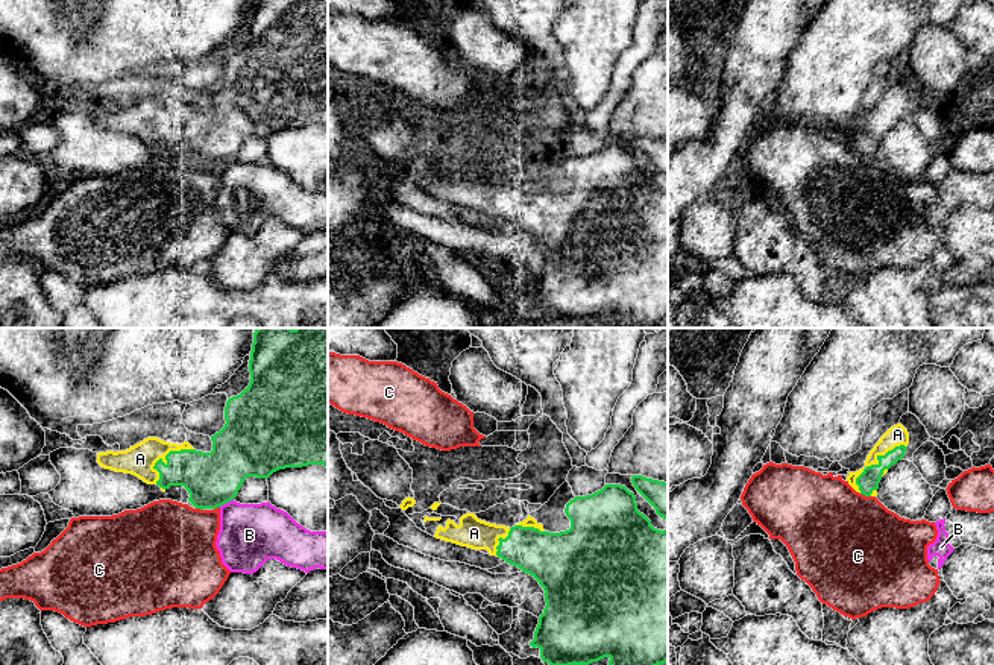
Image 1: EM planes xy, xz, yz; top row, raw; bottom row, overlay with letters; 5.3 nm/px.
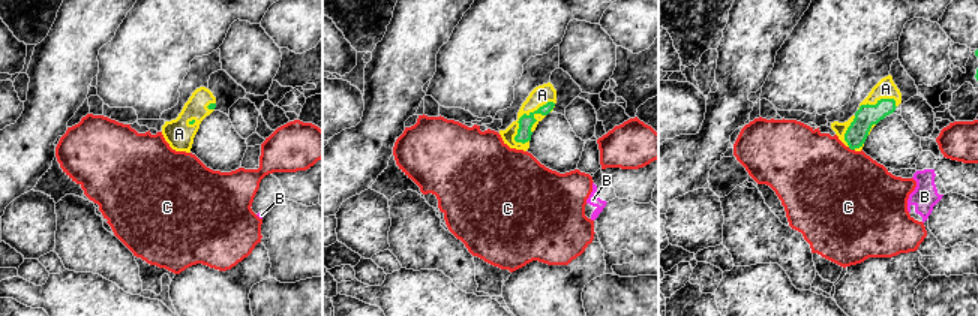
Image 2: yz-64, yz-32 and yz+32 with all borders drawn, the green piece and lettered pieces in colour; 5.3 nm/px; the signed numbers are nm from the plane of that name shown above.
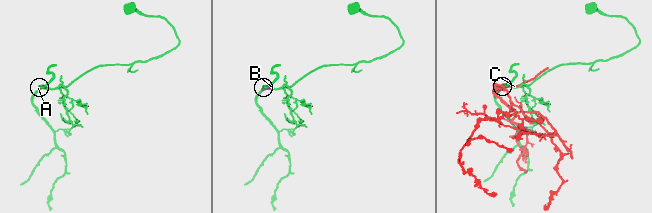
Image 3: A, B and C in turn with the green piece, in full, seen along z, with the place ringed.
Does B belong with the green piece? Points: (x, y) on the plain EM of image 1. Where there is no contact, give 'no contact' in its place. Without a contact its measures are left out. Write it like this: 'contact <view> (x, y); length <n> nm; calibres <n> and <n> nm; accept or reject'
contact xy (226, 161); length 90 nm; calibres 280 and 320 nm; reject

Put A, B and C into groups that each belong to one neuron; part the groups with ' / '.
A / B / C

